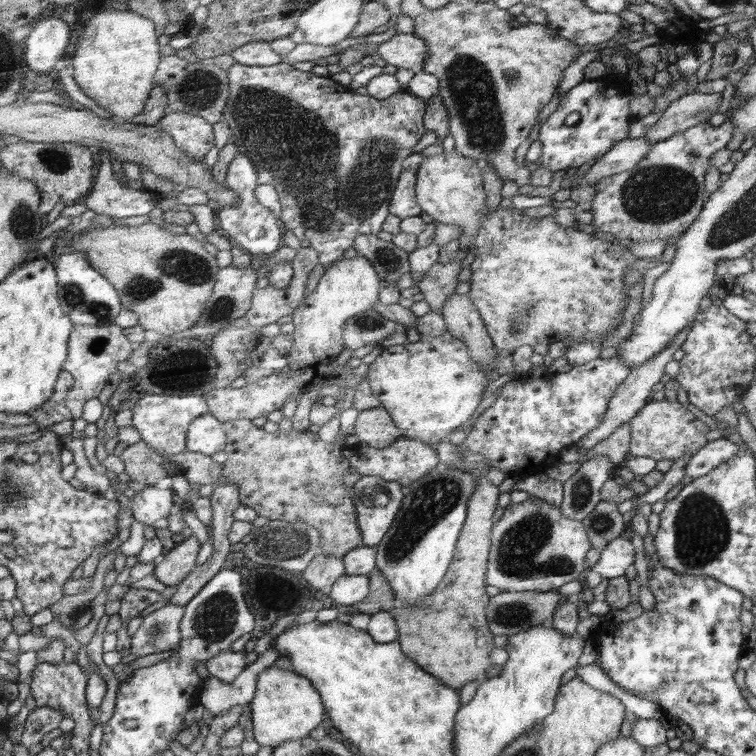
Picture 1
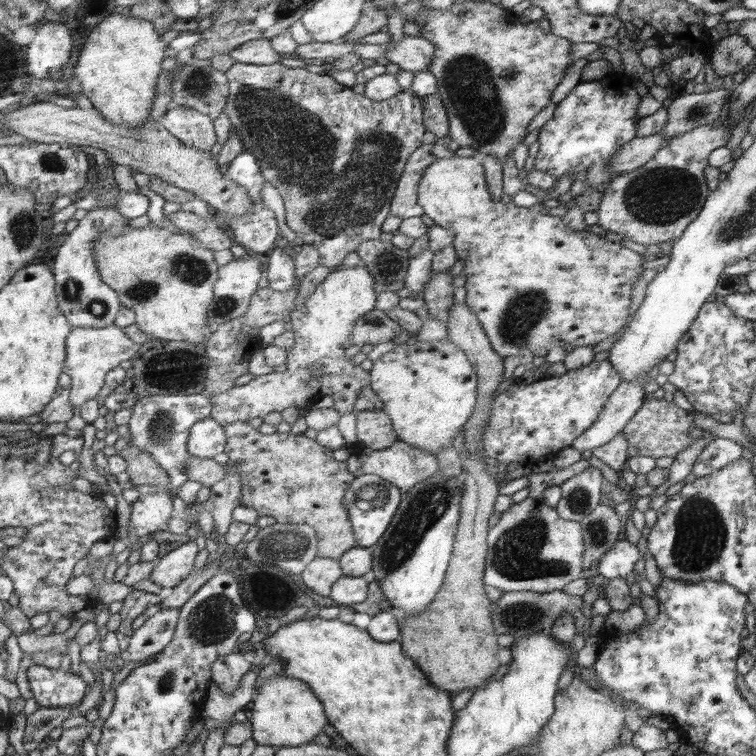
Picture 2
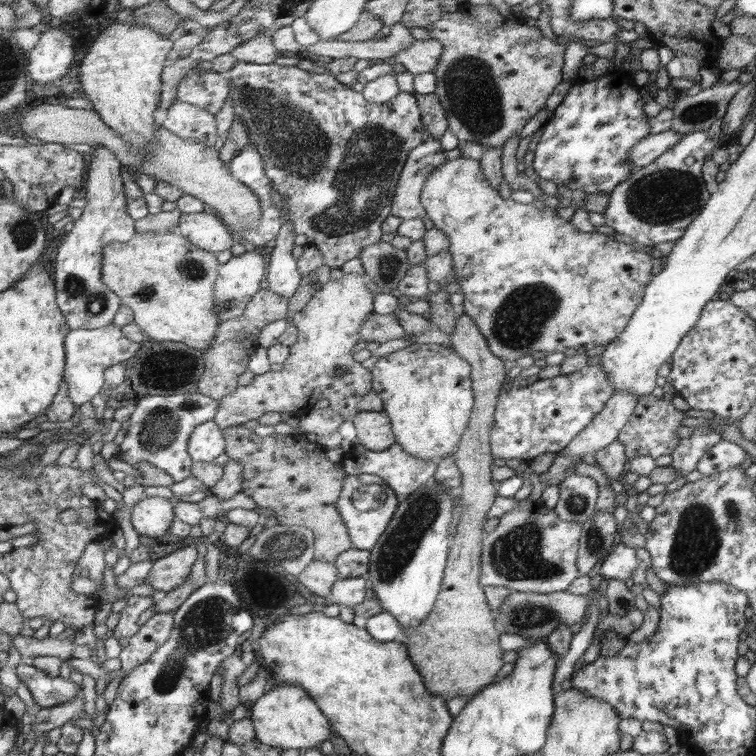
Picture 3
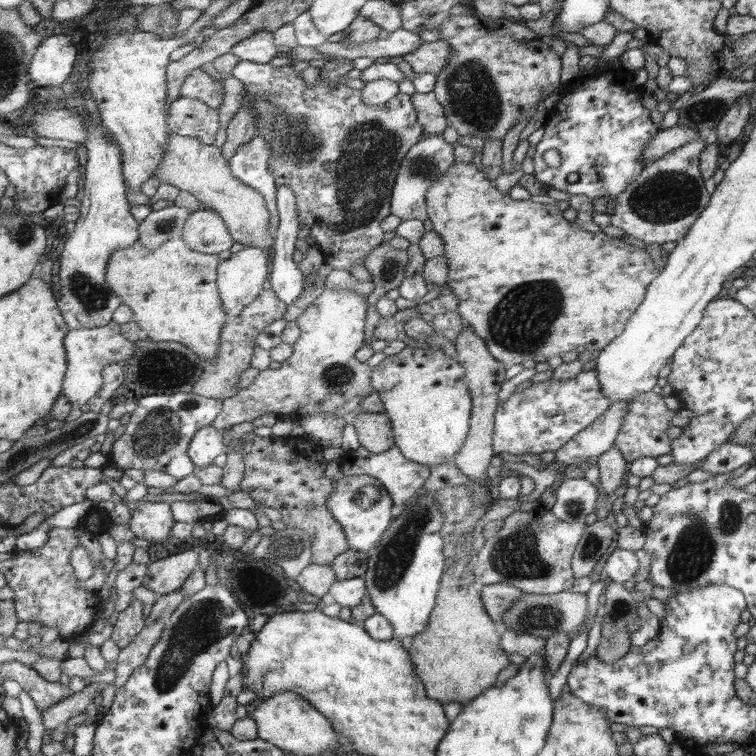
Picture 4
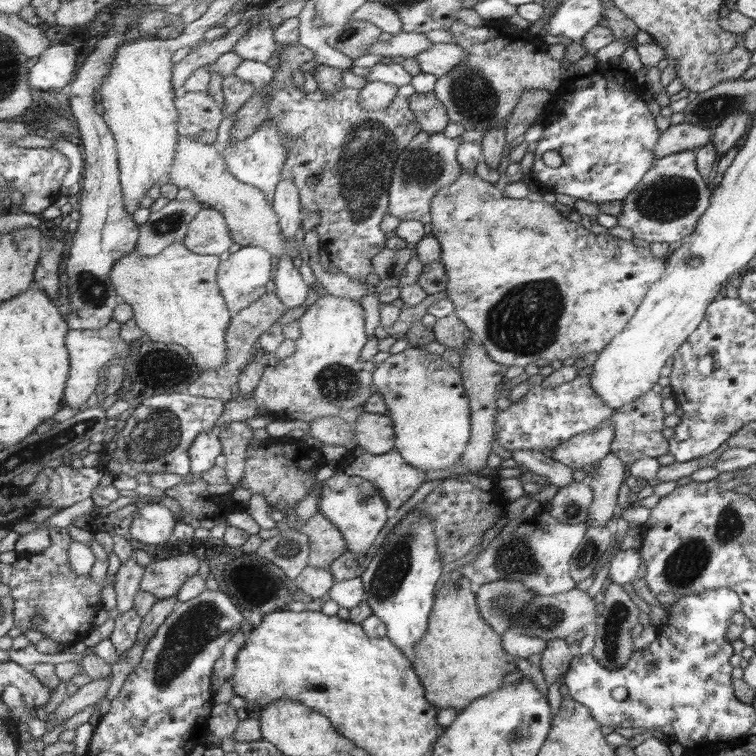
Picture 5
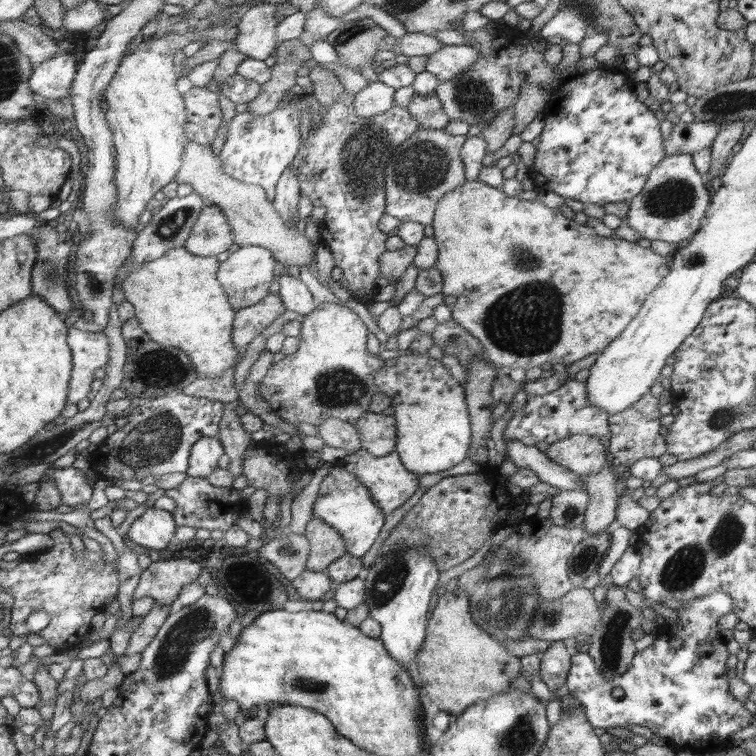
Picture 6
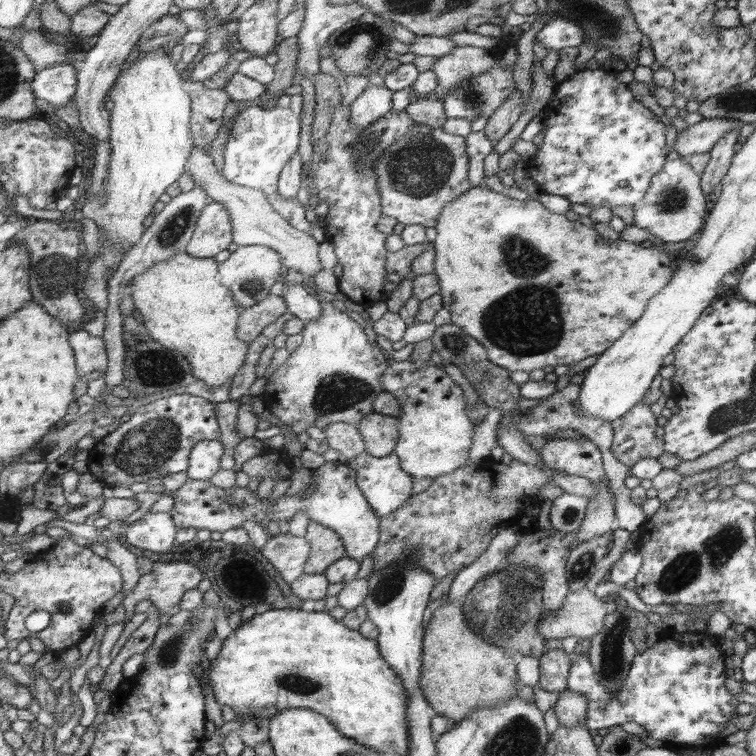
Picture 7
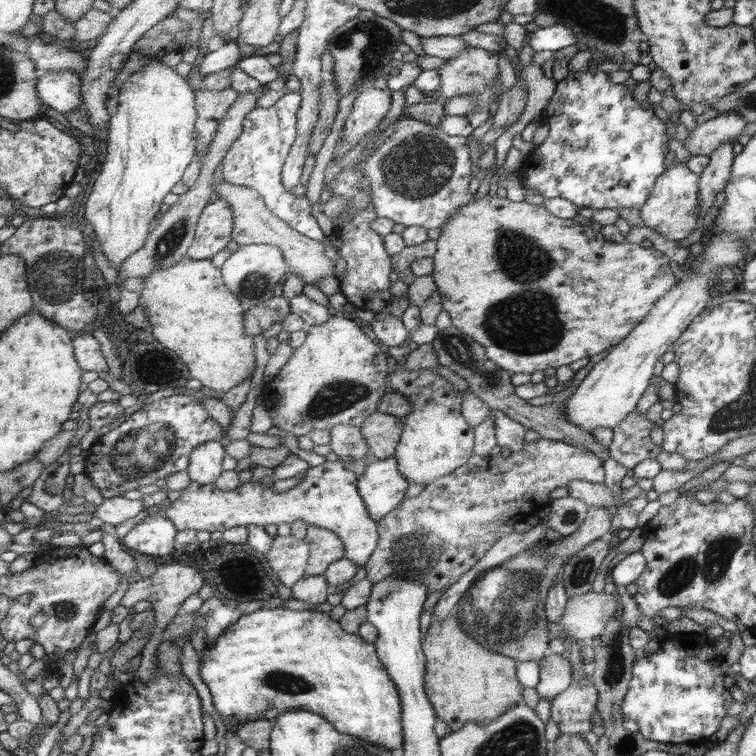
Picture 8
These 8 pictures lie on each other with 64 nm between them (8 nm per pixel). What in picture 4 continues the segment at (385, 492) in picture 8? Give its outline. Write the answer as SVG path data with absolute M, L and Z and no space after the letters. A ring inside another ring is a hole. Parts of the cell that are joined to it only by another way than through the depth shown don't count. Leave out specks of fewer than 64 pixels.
M396 445L390 447L389 451L381 453L368 452L362 446L357 450L345 450L339 460L339 468L340 474L346 476L370 475L376 477L390 493L390 499L393 500L393 518L396 518L398 513L404 510L406 503L410 503L417 496L420 488L424 486L431 474L431 467L406 459Z

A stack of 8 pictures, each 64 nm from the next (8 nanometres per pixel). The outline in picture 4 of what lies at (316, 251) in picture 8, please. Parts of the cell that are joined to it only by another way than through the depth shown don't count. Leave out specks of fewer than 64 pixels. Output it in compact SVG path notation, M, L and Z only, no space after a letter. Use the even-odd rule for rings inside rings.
M172 132L165 148L165 156L155 169L158 179L177 187L180 191L189 192L198 199L202 207L215 211L226 224L228 233L235 242L245 247L272 251L274 236L269 228L272 214L267 210L262 194L234 178L229 162L222 157L221 148Z

